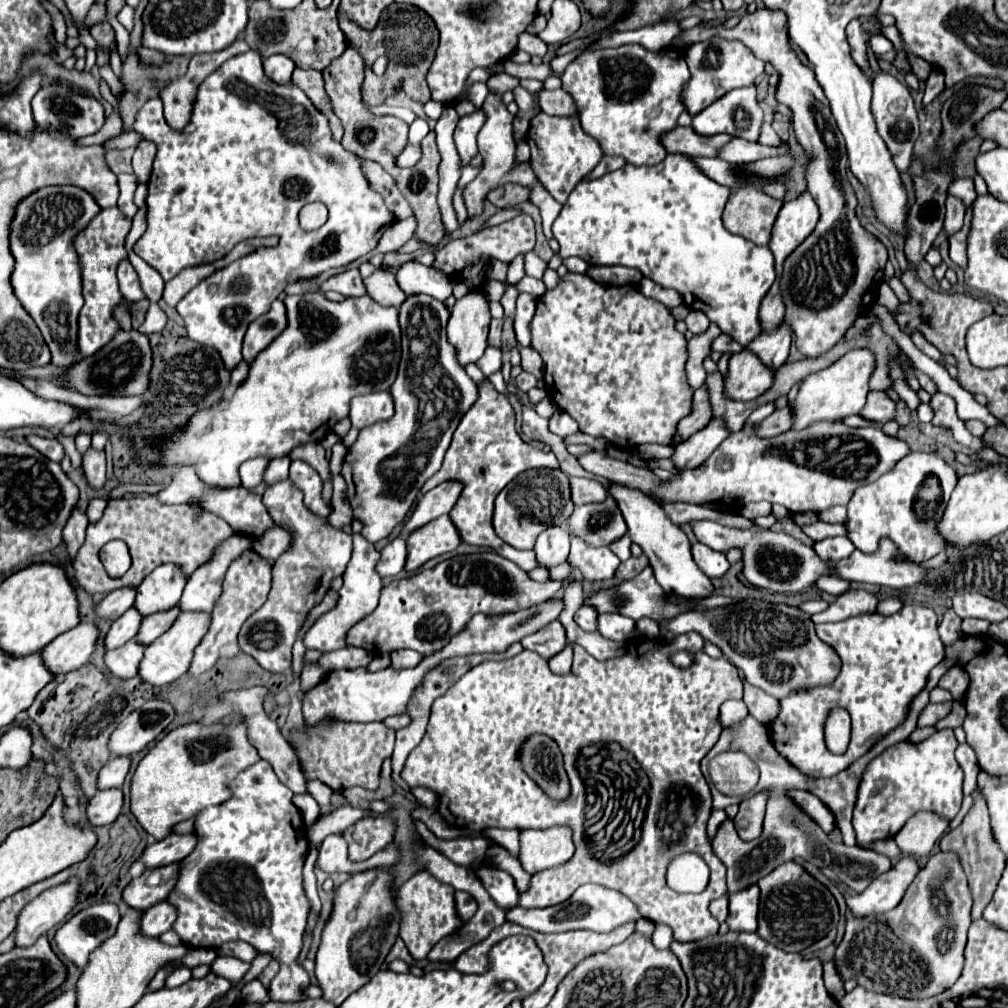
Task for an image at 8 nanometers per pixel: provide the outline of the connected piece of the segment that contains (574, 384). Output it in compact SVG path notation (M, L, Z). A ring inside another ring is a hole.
M568 272L560 284L546 292L544 296L538 298L538 306L536 306L536 316L532 320L532 348L540 352L542 360L544 360L544 384L546 384L546 392L552 398L552 402L568 412L580 426L580 432L586 432L590 436L602 436L606 438L610 444L634 452L640 444L662 444L662 446L678 446L676 438L676 426L678 422L690 414L692 410L692 388L686 380L686 360L688 360L688 350L686 350L686 338L684 334L680 334L674 328L674 318L670 314L670 310L666 306L662 306L656 300L650 298L642 298L642 294L638 294L640 290L634 286L602 286L598 282L594 282L590 276L582 276L582 274L572 274Z

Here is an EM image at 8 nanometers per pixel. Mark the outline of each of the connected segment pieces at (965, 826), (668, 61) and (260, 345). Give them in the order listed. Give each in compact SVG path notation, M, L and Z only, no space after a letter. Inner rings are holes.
M976 792L972 796L974 796L974 806L972 806L970 814L964 818L964 822L956 830L950 830L950 834L942 836L940 850L952 850L952 852L956 852L960 856L962 868L964 868L964 872L968 876L968 884L970 884L970 890L972 890L972 896L974 896L972 920L978 920L978 918L982 918L984 908L992 900L992 894L994 894L994 890L998 886L998 880L1002 876L1002 870L1004 870L1006 856L1002 854L1000 846L994 842L990 822L988 822L988 808L986 808L984 798L980 794L976 794Z
M640 44L592 50L570 62L560 78L562 88L578 106L584 132L600 142L604 154L622 156L634 166L652 166L666 158L660 134L672 130L684 112L680 92L690 78L684 56L678 50L650 52Z
M276 300L270 310L262 316L258 316L254 322L250 322L246 336L244 336L244 360L248 364L254 362L254 358L282 334L286 328L286 306L282 300Z

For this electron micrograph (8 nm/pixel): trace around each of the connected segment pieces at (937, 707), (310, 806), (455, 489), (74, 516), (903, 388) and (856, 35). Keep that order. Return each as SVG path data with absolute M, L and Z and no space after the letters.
M942 702L942 704L928 704L924 708L924 712L920 714L920 720L918 720L918 726L924 728L924 726L934 726L938 720L946 718L952 710L952 702Z
M310 794L294 796L294 806L300 810L300 814L304 818L304 824L310 828L312 822L318 818L318 804L316 804L316 800Z
M450 480L450 482L442 482L440 486L432 488L426 496L422 496L416 504L416 510L412 512L410 520L404 524L402 536L406 538L410 532L414 532L416 528L428 524L430 520L448 514L452 510L452 506L456 504L458 496L462 492L462 482L458 480Z
M74 508L74 512L70 514L66 526L64 526L64 540L68 544L68 554L70 558L74 558L78 554L78 548L84 542L86 536L86 526L88 526L88 518L84 512L80 512L78 508Z
M896 364L892 366L890 376L892 376L892 380L894 380L894 390L900 394L900 398L908 404L910 410L916 410L916 408L920 406L920 398L918 398L918 394L906 384L906 380L902 378L902 372L900 372L900 368L898 368Z
M854 20L848 24L846 28L846 34L848 34L848 42L850 42L850 48L852 48L852 58L858 62L858 66L862 68L862 72L870 78L870 68L868 68L868 56L866 56L866 42L868 42L870 36L862 28L860 20Z

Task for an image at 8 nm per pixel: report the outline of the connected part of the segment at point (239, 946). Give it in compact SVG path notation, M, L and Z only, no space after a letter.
M226 942L216 950L218 956L234 956L242 962L252 962L256 958L256 950L246 942Z

